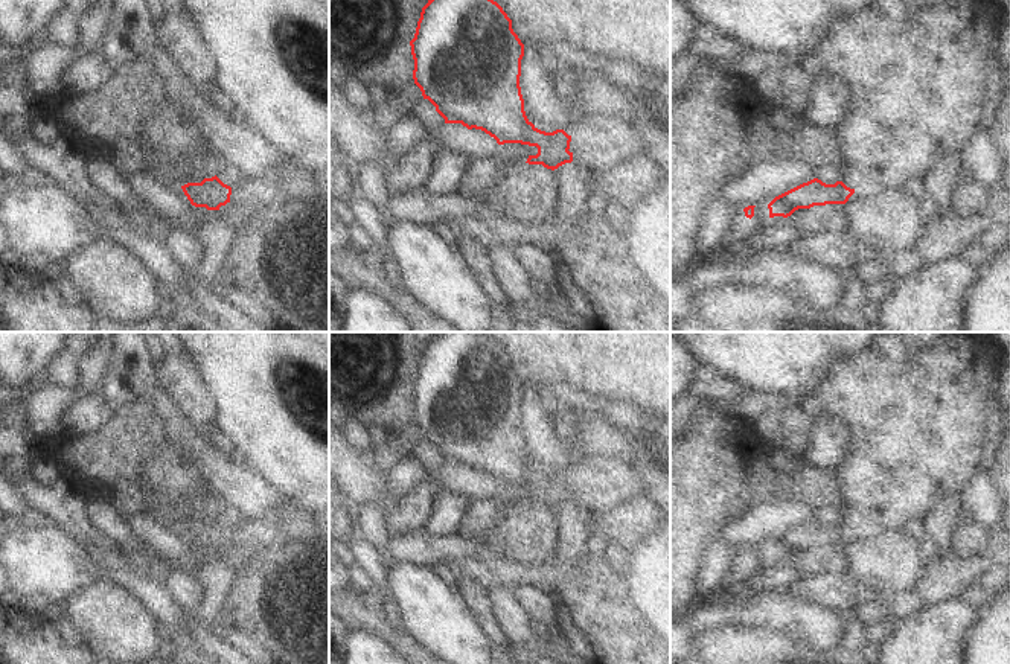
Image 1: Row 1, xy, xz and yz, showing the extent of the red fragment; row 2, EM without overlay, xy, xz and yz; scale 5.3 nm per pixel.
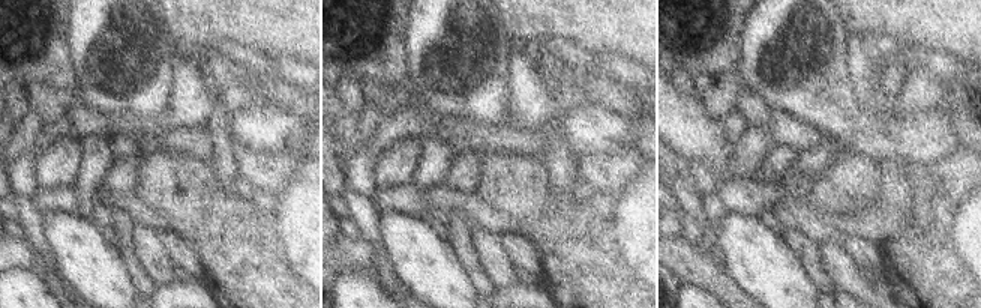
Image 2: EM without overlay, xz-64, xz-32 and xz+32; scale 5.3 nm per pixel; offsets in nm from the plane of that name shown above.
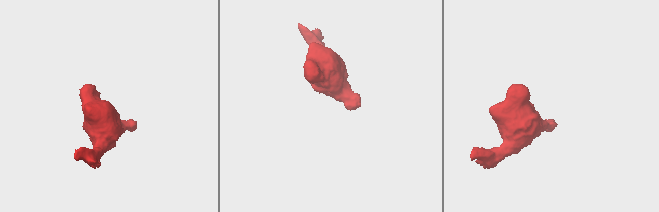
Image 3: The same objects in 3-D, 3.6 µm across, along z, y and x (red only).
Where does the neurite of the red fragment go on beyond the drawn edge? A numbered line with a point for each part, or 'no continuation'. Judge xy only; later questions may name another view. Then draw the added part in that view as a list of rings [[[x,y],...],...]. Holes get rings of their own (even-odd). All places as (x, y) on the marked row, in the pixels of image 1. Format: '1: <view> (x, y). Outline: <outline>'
no continuation

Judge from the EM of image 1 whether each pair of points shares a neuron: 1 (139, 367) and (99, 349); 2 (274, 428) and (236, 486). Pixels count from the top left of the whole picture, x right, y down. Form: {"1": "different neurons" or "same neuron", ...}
{"1": "different neurons", "2": "different neurons"}

